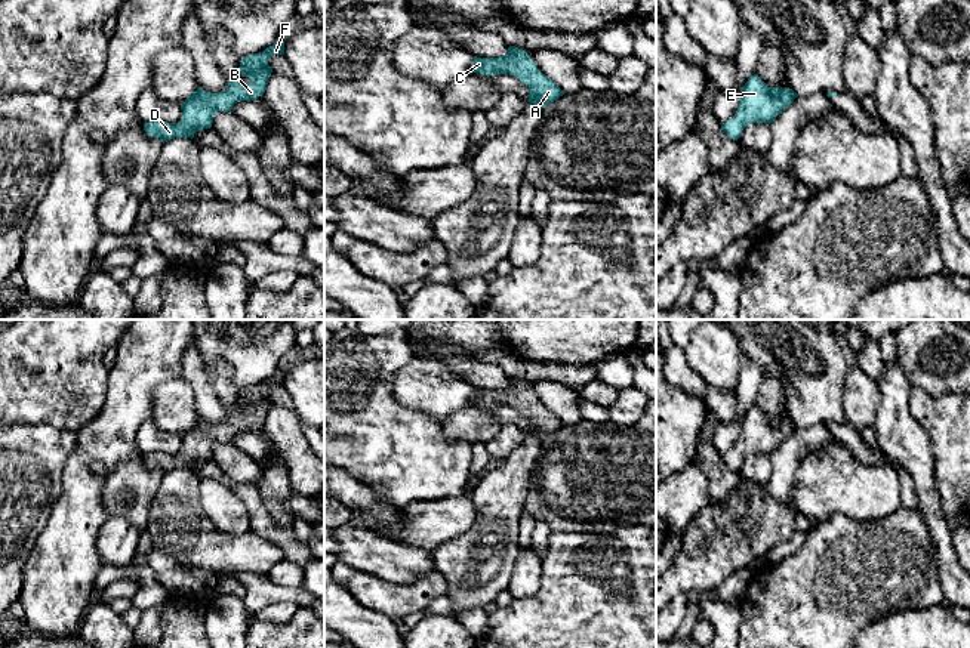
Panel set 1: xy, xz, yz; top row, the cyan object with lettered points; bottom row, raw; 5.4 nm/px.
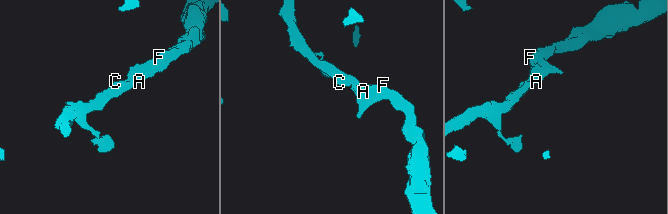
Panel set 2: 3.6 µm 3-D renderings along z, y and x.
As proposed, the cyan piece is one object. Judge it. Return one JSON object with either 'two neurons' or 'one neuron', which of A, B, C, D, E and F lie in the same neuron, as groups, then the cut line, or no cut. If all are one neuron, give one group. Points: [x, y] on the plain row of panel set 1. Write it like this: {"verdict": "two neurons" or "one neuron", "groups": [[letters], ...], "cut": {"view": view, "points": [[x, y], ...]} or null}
{"verdict": "one neuron", "groups": [["A", "B", "C", "D", "E", "F"]], "cut": null}

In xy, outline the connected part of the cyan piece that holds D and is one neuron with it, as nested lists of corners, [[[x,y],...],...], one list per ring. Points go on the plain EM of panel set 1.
[[[277,371],[264,383],[249,386],[240,392],[238,402],[250,410],[244,413],[228,413],[224,423],[212,425],[198,419],[181,435],[182,451],[179,454],[150,453],[144,454],[144,462],[151,469],[167,473],[175,469],[194,469],[194,465],[210,460],[218,442],[231,444],[240,432],[253,432],[265,425],[272,399],[268,391],[272,386],[284,386],[284,373]]]

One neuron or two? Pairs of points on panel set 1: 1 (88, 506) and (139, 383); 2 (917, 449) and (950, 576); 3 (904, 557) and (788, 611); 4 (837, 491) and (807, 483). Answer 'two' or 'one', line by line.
1: one
2: one
3: one
4: one

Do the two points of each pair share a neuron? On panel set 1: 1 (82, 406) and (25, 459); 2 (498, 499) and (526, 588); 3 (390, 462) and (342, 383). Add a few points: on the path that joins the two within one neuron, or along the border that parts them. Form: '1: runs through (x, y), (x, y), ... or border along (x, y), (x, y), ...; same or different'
1: border along (24, 423), (48, 423), (76, 432); different
2: border along (517, 555), (507, 588); different
3: runs through (378, 443), (342, 407), (342, 403); same

